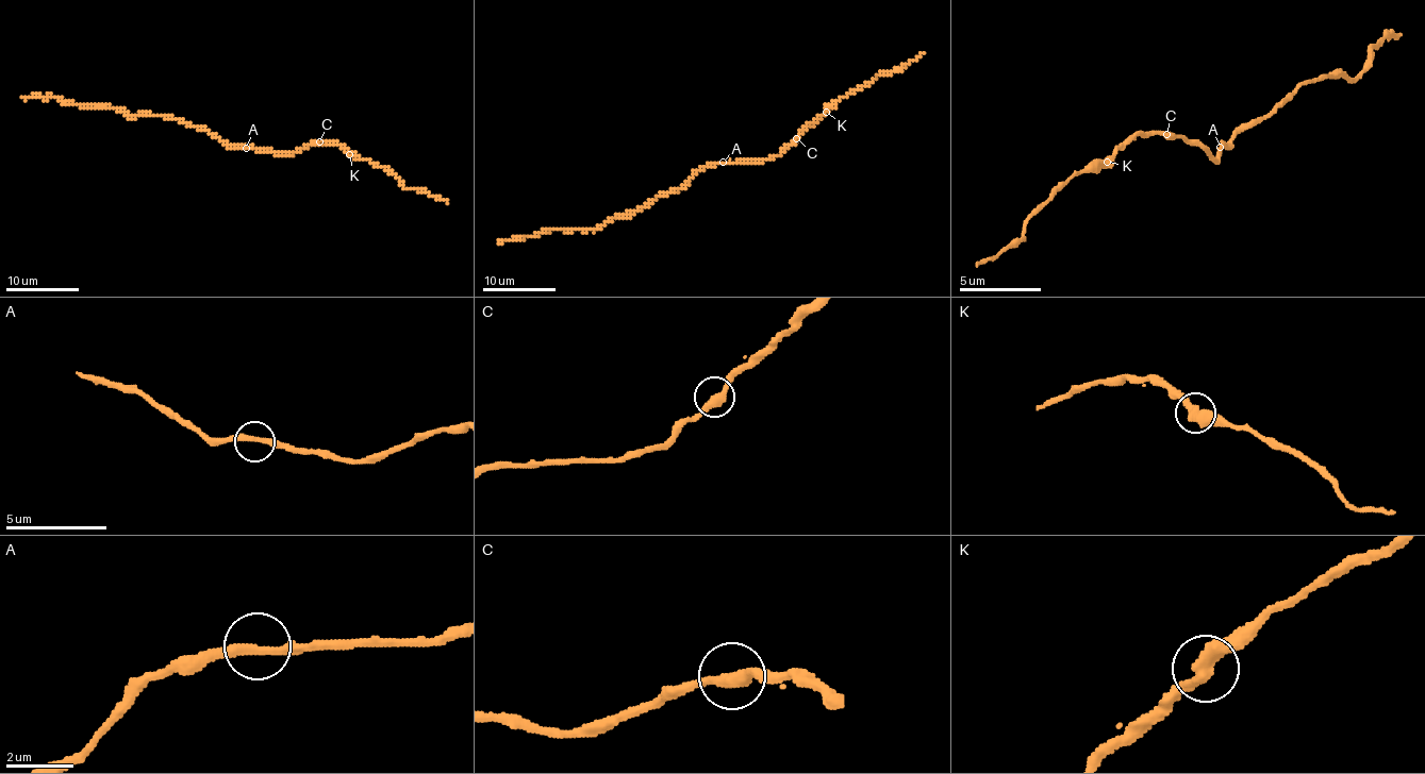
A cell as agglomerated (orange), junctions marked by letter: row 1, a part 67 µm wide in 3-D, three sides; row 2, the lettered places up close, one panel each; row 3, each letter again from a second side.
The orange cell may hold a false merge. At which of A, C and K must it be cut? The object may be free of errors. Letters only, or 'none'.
none

